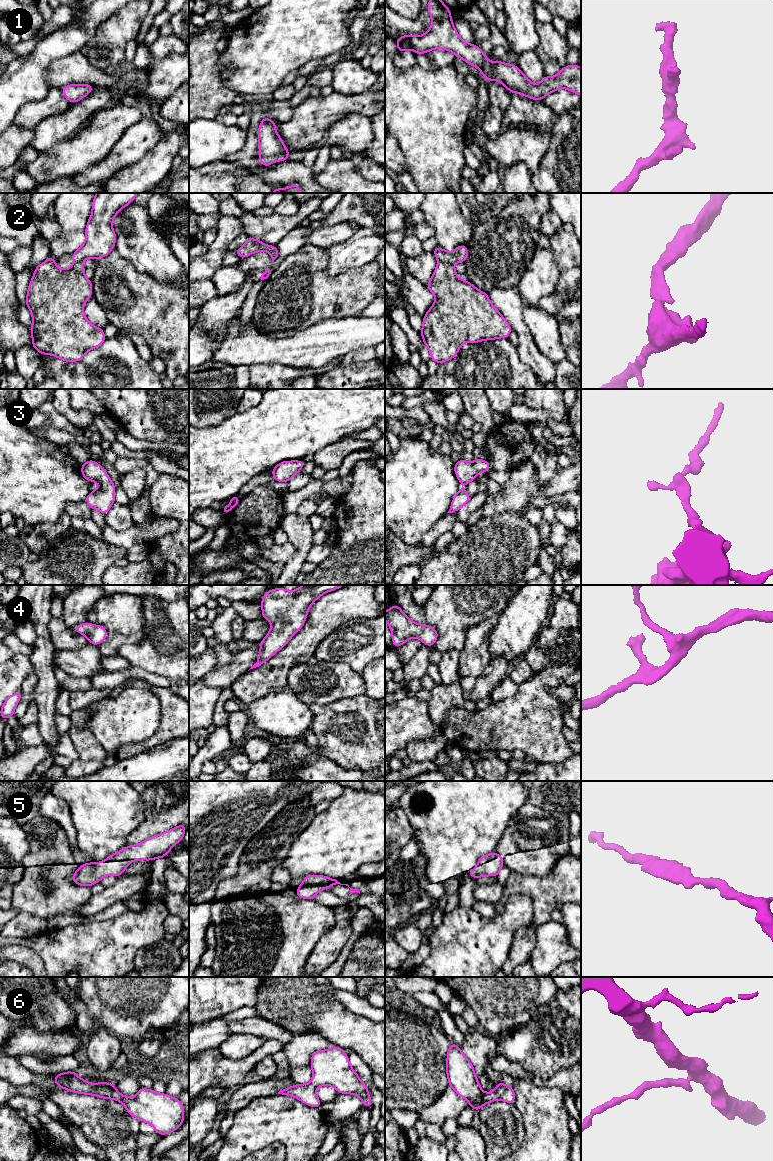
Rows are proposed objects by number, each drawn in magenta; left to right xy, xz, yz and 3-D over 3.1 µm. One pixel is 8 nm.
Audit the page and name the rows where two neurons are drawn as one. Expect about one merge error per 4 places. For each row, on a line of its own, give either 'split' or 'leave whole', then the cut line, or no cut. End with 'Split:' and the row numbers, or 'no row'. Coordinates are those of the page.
1: leave whole | no cut
2: split | yz (439, 261), (452, 264)
3: leave whole | no cut
4: split | xz (272, 624), (288, 624), (295, 632)
5: leave whole | no cut
6: leave whole | no cut
Split: 2, 4

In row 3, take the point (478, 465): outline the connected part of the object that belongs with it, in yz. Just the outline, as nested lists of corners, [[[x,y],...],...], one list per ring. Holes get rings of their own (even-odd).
[[[476,458],[474,462],[467,462],[460,459],[454,464],[454,472],[460,481],[462,488],[454,495],[450,509],[447,513],[457,512],[464,504],[468,503],[471,496],[463,488],[466,483],[475,481],[476,476],[480,472],[487,473],[490,470],[490,462],[488,460],[481,460]]]

